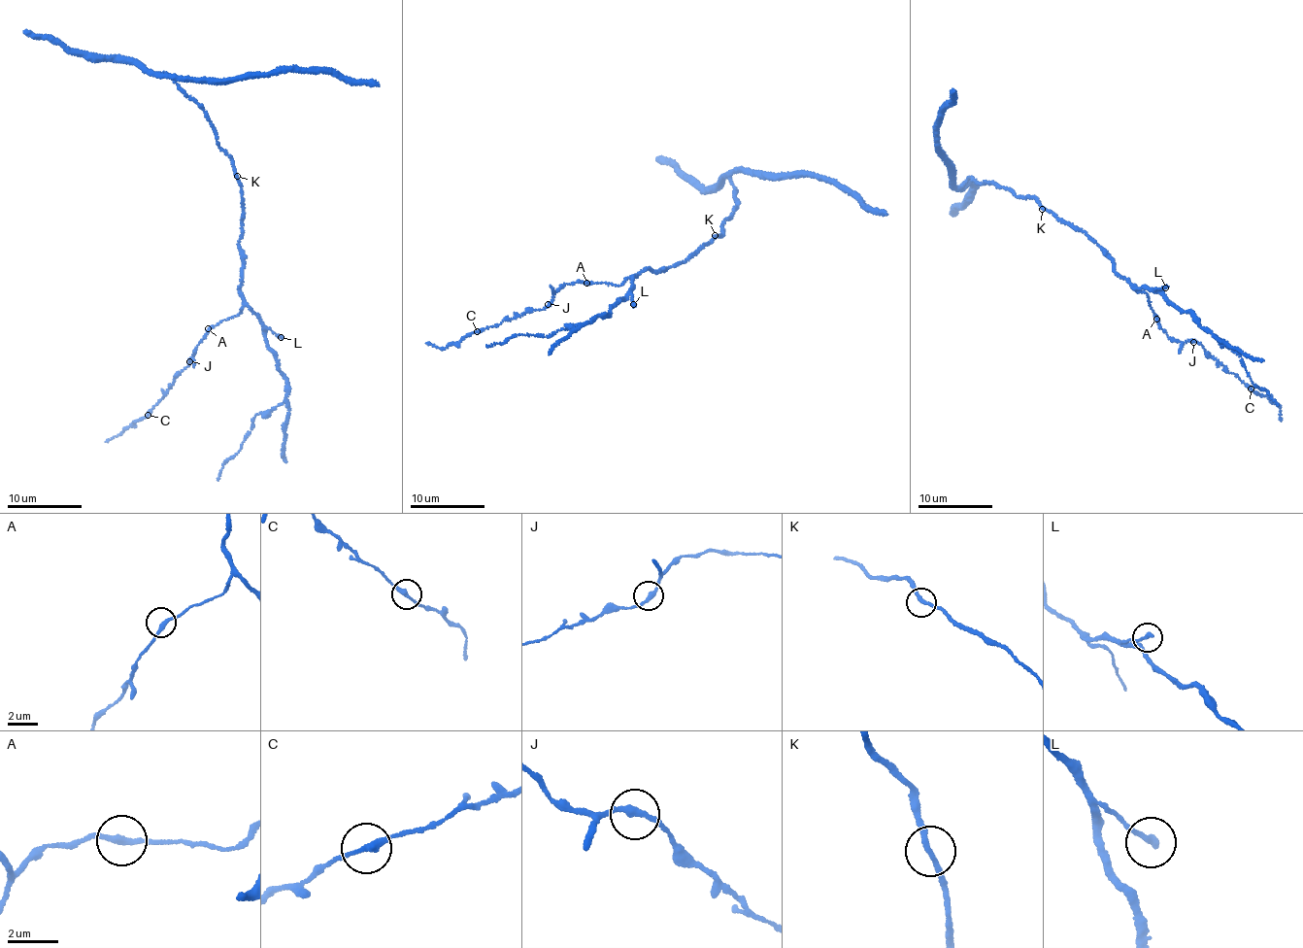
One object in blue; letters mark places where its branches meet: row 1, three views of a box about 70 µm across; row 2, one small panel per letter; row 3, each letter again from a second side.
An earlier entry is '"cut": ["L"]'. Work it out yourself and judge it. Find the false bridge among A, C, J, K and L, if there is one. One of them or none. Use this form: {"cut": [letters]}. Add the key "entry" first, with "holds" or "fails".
{"entry": "fails", "cut": []}

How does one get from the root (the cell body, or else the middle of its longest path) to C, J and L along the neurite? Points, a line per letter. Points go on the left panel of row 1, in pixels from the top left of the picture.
C: (236, 176), (245, 208), (239, 244), (244, 260), (239, 316), (212, 326), (148, 416)
J: (236, 176), (245, 208), (239, 244), (244, 260), (242, 307), (239, 316), (212, 326), (189, 361)
L: (236, 176), (245, 208), (239, 244), (244, 260), (240, 290), (245, 303), (258, 315), (261, 322), (281, 337)

